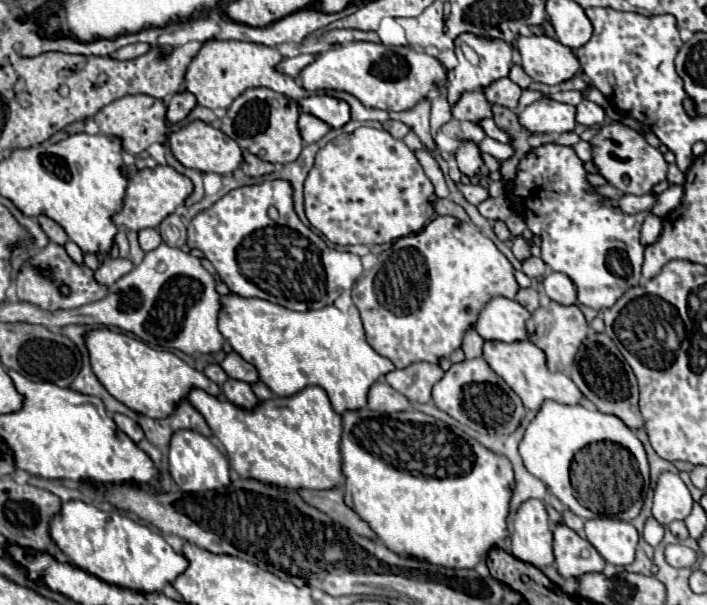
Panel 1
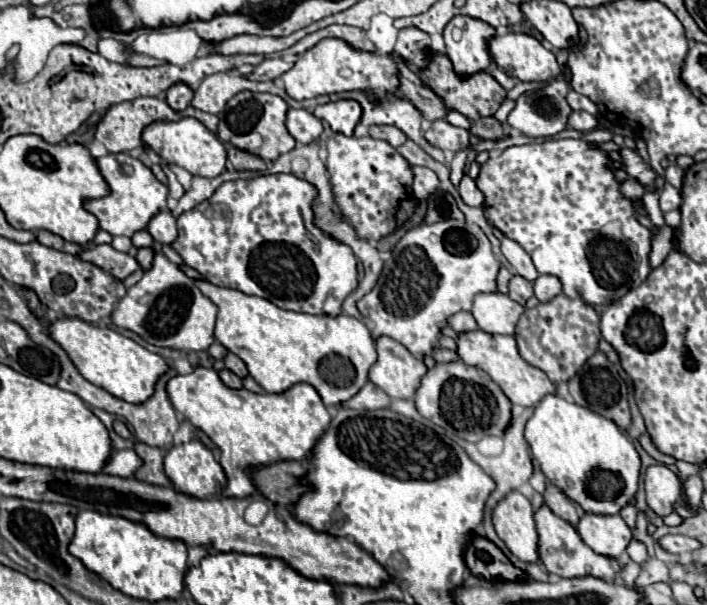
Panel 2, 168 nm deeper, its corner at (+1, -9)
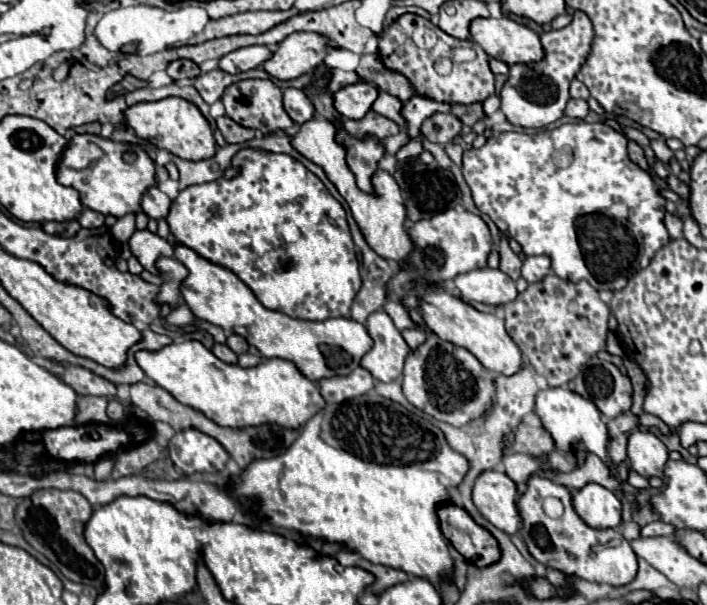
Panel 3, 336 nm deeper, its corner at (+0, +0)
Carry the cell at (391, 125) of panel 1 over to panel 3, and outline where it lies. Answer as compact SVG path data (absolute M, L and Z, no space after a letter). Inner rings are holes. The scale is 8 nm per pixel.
M368 111L368 113L366 113L362 119L358 119L358 121L344 119L344 121L342 121L342 127L344 127L350 135L354 135L354 137L358 137L358 139L362 139L366 133L370 133L370 135L374 135L374 137L380 139L380 141L386 139L386 137L390 137L390 135L396 135L396 133L400 131L394 121L382 117L382 115L374 113L374 111Z

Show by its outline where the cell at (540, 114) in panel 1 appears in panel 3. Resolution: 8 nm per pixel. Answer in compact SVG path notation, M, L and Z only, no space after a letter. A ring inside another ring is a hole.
M576 11L574 21L568 27L560 31L544 33L540 39L542 39L546 57L538 63L510 67L508 81L500 93L500 99L502 99L500 109L504 111L506 119L512 125L540 129L558 121L564 115L566 103L570 99L570 93L568 93L570 81L576 77L576 73L580 71L580 67L584 65L590 53L594 31L592 31L592 23L588 15L584 15L582 11Z

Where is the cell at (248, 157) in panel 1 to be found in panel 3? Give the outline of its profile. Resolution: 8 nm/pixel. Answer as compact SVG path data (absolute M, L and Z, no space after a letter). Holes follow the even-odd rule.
M226 115L220 117L220 119L216 119L216 125L218 125L218 129L222 131L222 135L224 135L224 139L226 139L228 143L244 143L244 141L254 139L254 135L256 135L256 131L246 129L246 127L234 123L234 121L232 121L230 117L226 117Z

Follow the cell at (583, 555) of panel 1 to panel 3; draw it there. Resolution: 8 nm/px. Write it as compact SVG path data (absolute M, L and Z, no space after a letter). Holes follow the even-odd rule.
M530 477L528 491L520 495L518 509L524 519L522 537L526 539L530 555L546 567L558 569L568 577L586 579L592 583L610 583L610 585L624 585L636 577L636 553L632 551L630 543L622 537L622 533L614 529L590 529L578 517L572 507L572 495L564 485L556 485L544 477ZM546 497L556 497L564 505L564 515L552 519L544 513L542 503Z

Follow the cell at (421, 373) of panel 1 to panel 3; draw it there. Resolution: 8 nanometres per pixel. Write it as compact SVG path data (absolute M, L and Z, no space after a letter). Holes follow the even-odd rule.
M384 311L372 313L366 321L366 329L374 339L374 347L364 355L360 365L378 381L388 383L400 379L404 359L410 355L410 347L406 345L402 333Z

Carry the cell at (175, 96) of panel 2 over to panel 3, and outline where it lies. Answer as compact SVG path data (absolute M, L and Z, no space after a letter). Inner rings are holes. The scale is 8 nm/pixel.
M178 59L178 61L172 61L168 65L168 75L174 79L174 81L182 81L182 79L196 79L200 75L200 69L196 63L188 61L188 59Z

